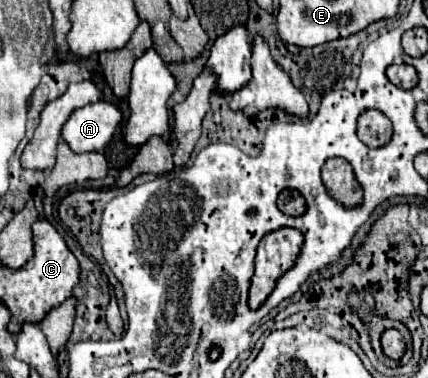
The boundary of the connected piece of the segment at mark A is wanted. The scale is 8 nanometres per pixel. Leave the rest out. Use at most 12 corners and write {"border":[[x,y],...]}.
{"border":[[107,101],[75,109],[61,137],[77,153],[101,151],[121,111]]}

